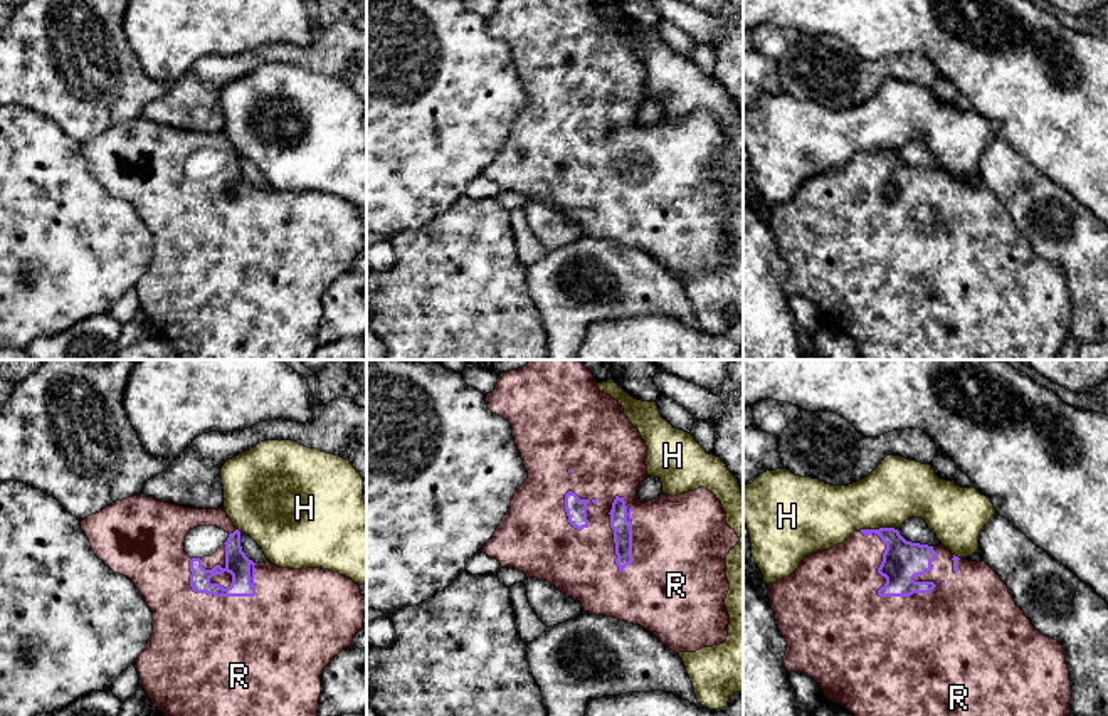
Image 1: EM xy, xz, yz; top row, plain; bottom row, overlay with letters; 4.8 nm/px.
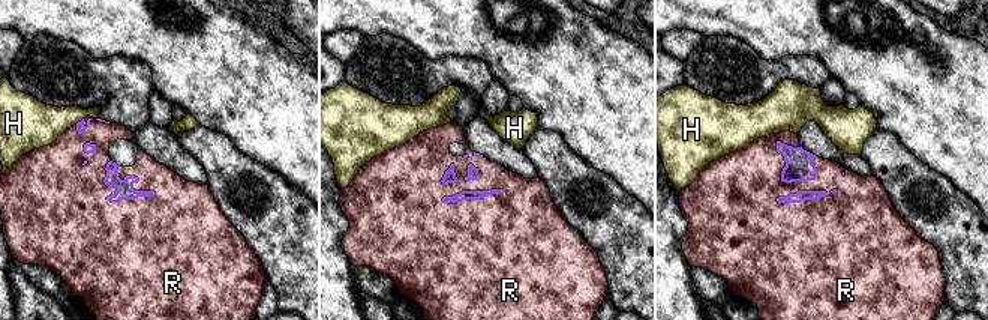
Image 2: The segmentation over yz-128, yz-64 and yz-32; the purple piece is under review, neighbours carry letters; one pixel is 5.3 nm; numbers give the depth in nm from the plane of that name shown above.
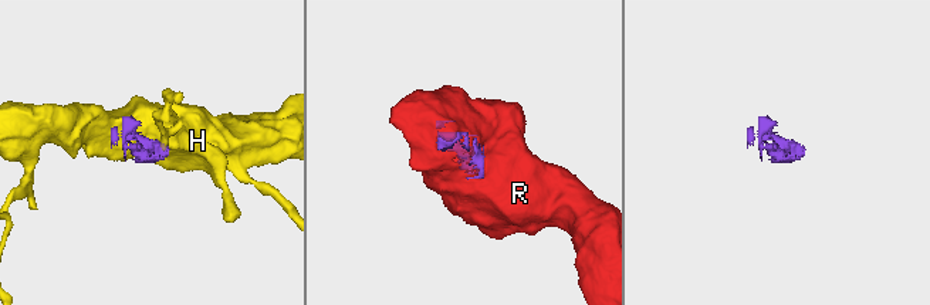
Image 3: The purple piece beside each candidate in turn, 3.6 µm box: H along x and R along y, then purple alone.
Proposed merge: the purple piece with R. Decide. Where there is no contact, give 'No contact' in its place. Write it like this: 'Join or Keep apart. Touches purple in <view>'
Join. Touches purple in yz

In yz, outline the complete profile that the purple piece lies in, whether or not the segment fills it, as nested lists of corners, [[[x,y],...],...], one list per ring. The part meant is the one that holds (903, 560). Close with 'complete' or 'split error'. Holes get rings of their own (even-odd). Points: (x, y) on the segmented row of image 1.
[[[901,528],[854,531],[842,545],[805,556],[790,576],[768,585],[777,629],[787,642],[785,669],[812,677],[826,699],[844,706],[854,716],[1068,716],[1071,713],[1071,679],[1064,649],[1031,624],[1000,576],[985,561],[958,558],[943,545],[928,546],[906,541],[900,531]]] | split error

